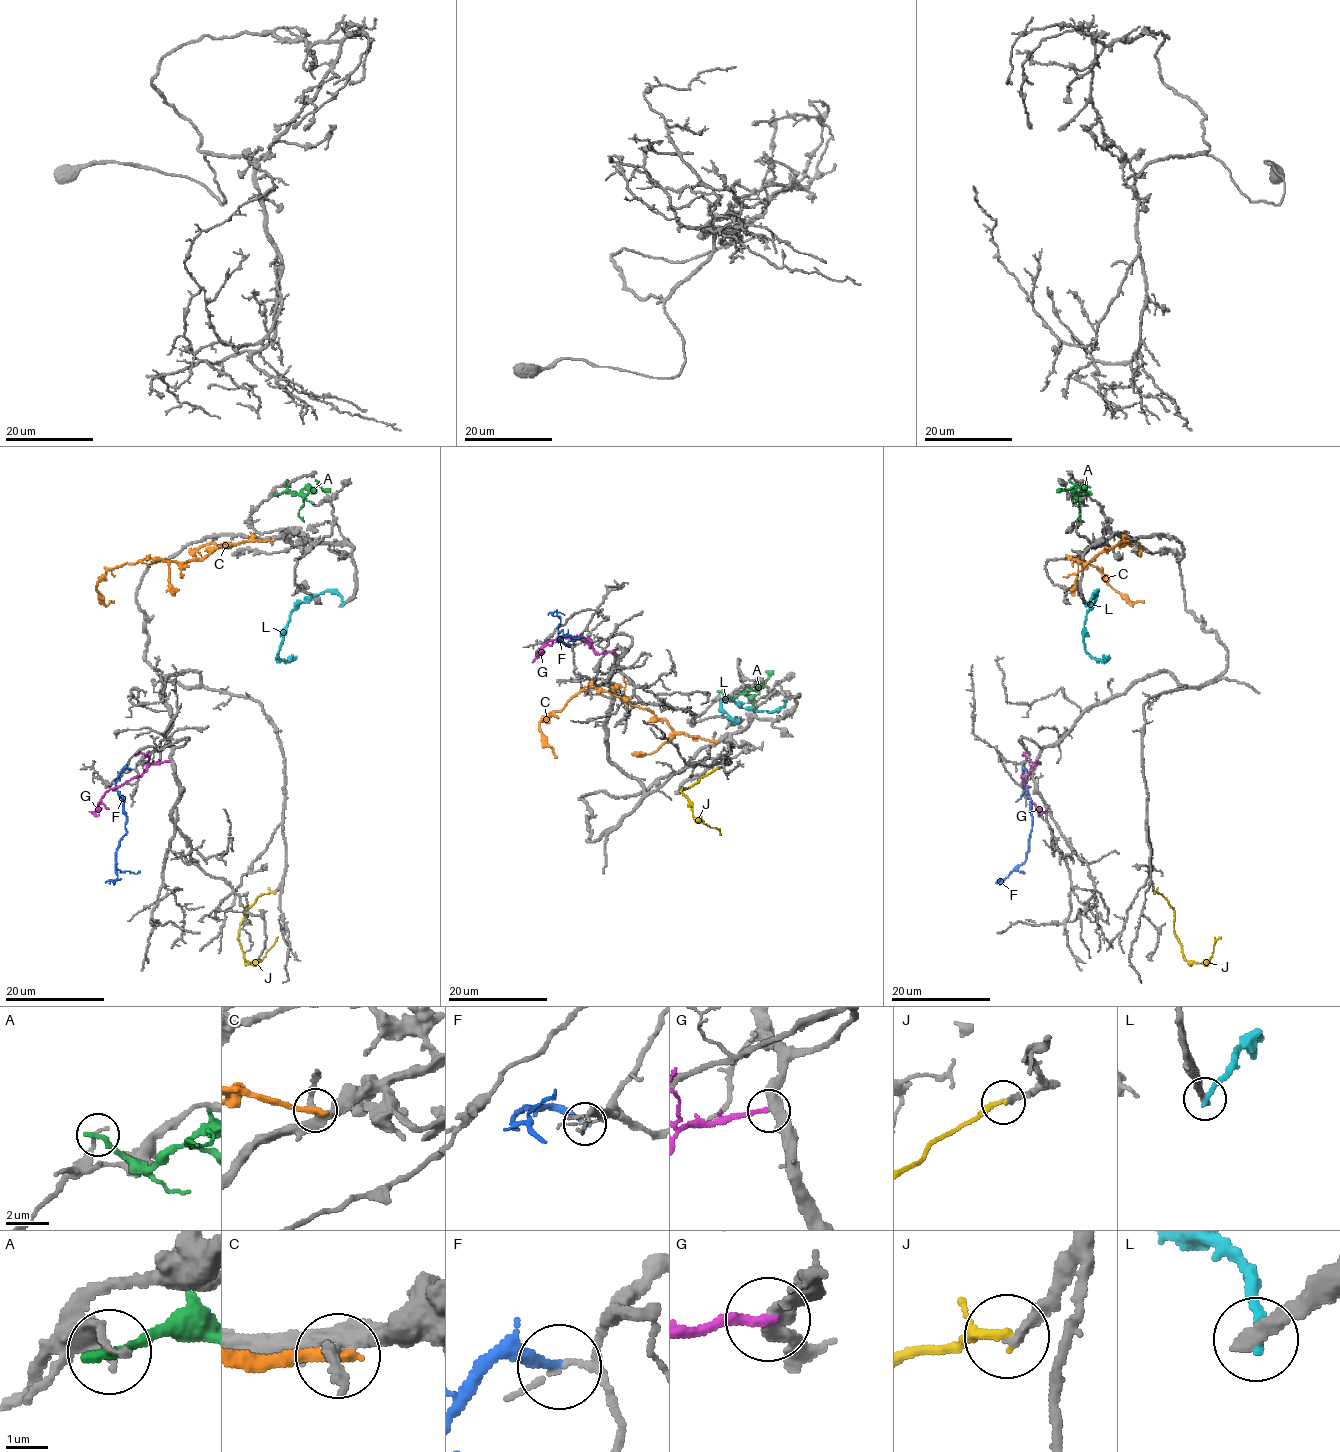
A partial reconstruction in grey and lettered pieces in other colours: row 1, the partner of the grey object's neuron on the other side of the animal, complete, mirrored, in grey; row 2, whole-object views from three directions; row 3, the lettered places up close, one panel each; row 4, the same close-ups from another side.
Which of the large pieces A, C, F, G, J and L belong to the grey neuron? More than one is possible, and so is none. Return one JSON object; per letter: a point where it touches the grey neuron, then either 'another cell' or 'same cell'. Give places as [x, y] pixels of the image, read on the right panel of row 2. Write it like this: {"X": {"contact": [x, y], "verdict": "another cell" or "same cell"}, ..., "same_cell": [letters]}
{"A": {"contact": [1077, 494], "verdict": "another cell"}, "C": {"contact": [1127, 540], "verdict": "another cell"}, "F": {"contact": [1026, 769], "verdict": "another cell"}, "G": {"contact": [1038, 761], "verdict": "another cell"}, "J": {"contact": [1154, 892], "verdict": "another cell"}, "L": {"contact": [1085, 605], "verdict": "another cell"}, "same_cell": []}

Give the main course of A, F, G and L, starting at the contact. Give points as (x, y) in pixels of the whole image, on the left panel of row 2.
A: (278, 494), (300, 494), (319, 486), (330, 492)
F: (131, 769), (125, 768), (115, 784), (126, 816), (114, 883), (121, 878)
G: (170, 760), (155, 763), (140, 775), (107, 790), (94, 813), (99, 814)
L: (342, 605), (339, 595), (331, 591), (310, 595), (291, 612), (278, 653), (288, 661), (296, 656)

